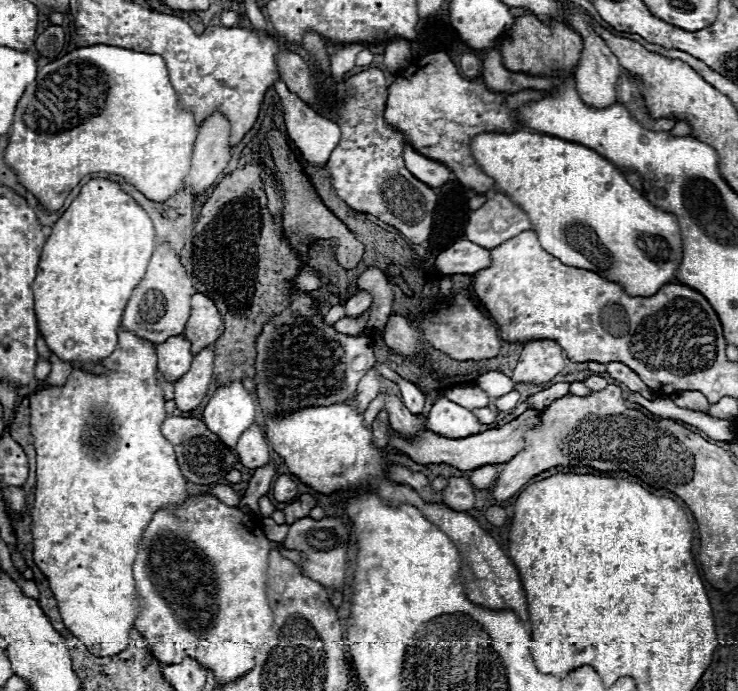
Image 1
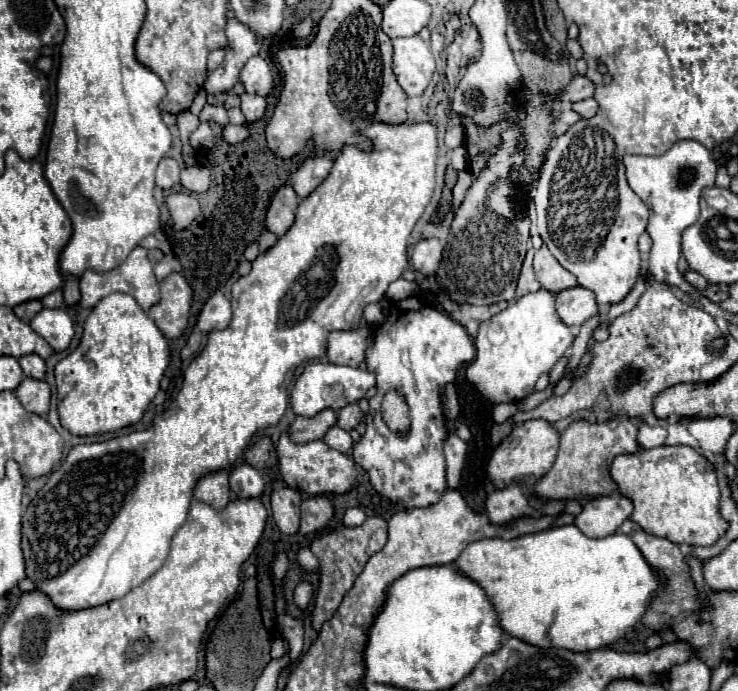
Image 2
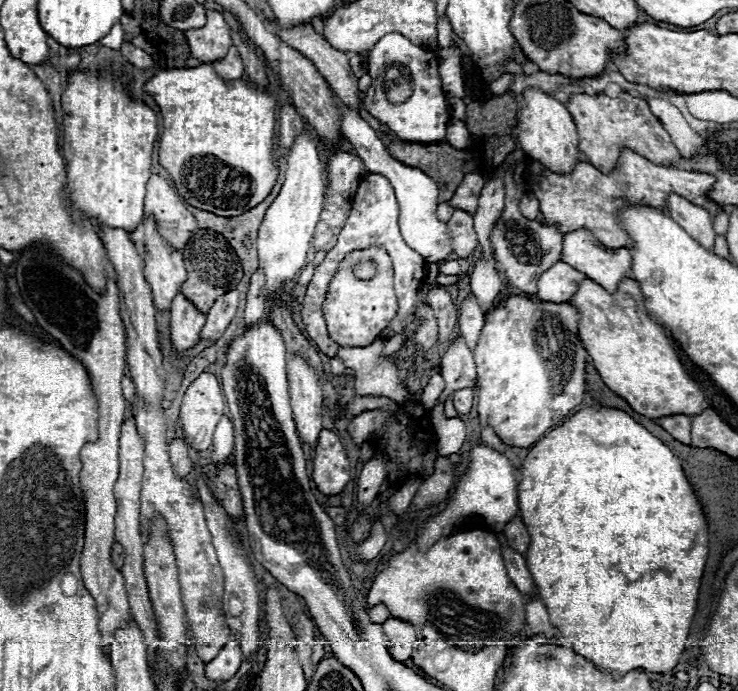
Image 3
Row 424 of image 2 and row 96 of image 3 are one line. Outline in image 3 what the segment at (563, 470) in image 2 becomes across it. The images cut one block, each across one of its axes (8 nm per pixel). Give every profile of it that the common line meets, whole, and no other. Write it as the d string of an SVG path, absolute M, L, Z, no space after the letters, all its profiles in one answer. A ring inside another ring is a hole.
M620 92L616 98L610 98L606 94L570 94L566 108L578 128L578 150L604 174L612 172L622 148L630 148L636 154L652 160L654 164L676 166L676 162L682 160L662 122L650 112L648 104L642 98L636 98L630 92Z

